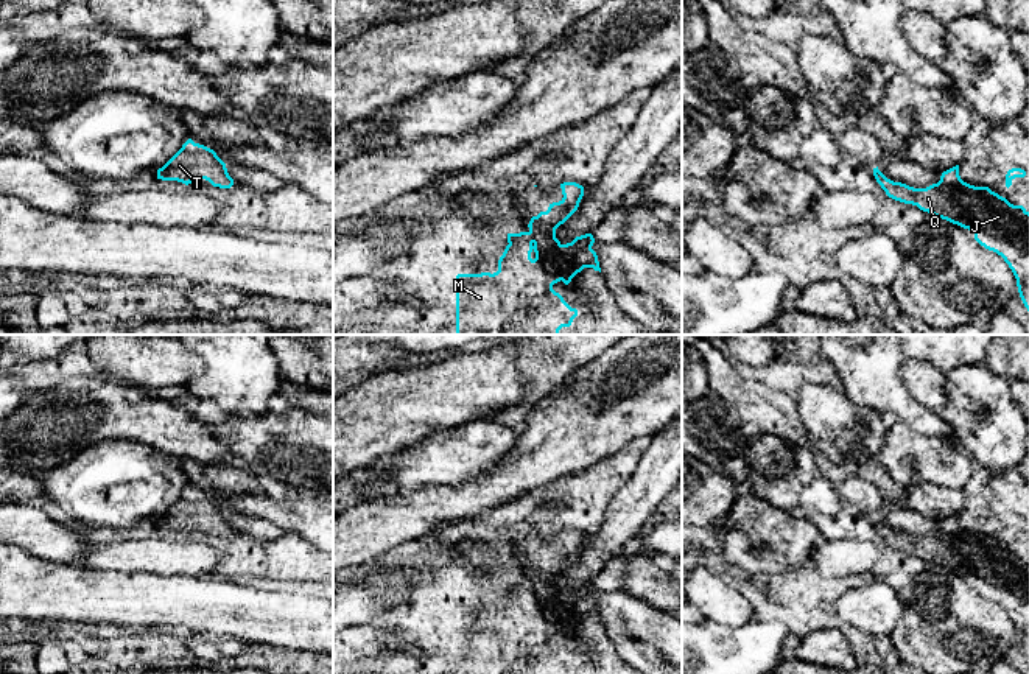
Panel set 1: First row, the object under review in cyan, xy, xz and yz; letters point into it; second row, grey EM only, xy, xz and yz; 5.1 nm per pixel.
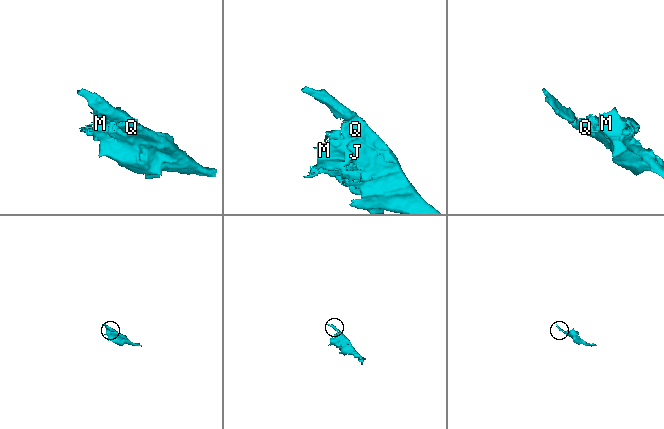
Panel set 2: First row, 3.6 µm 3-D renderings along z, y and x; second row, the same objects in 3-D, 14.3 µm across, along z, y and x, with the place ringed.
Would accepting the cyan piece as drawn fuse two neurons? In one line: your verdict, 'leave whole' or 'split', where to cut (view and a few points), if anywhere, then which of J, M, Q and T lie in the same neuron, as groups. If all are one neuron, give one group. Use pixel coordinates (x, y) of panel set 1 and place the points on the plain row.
leave whole; cut none; groups J M Q T

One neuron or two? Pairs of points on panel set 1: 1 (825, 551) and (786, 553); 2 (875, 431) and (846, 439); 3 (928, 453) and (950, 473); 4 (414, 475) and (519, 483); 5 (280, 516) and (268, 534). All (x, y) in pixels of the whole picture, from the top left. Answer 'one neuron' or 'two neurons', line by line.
1: two neurons
2: one neuron
3: one neuron
4: two neurons
5: two neurons

